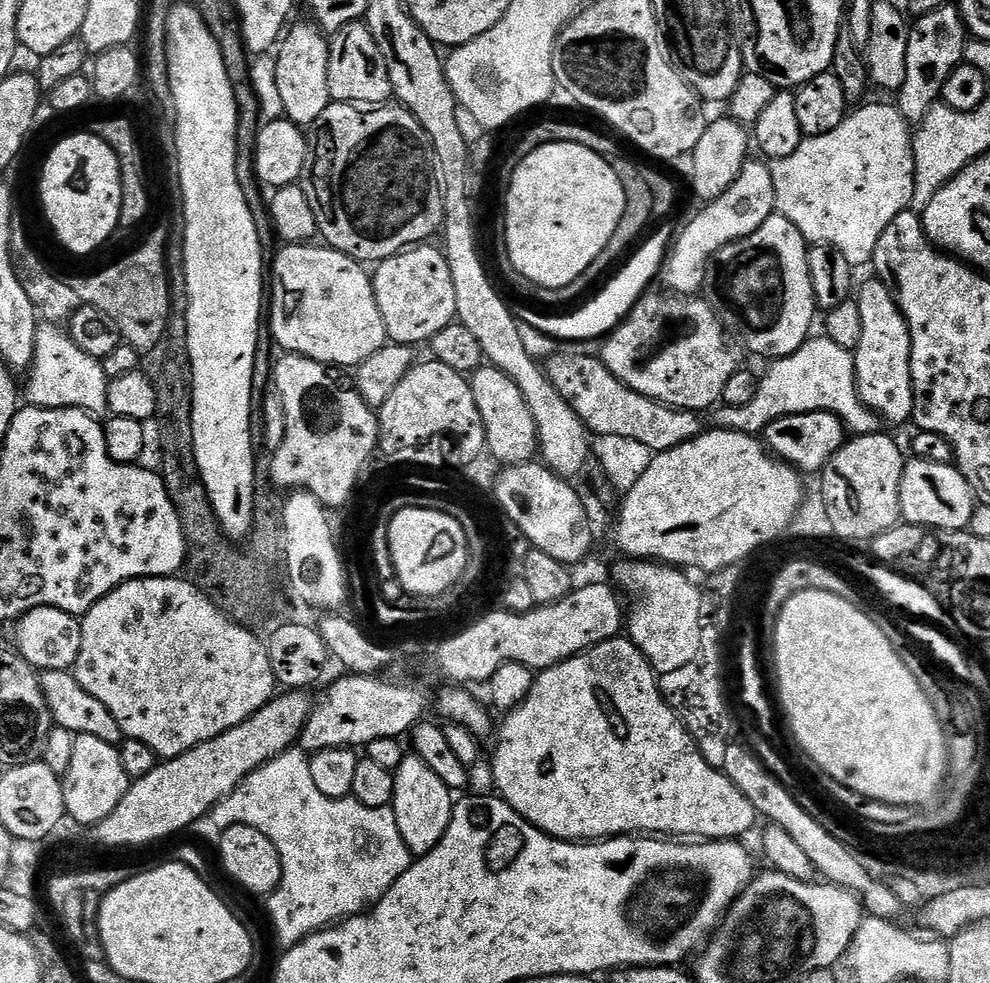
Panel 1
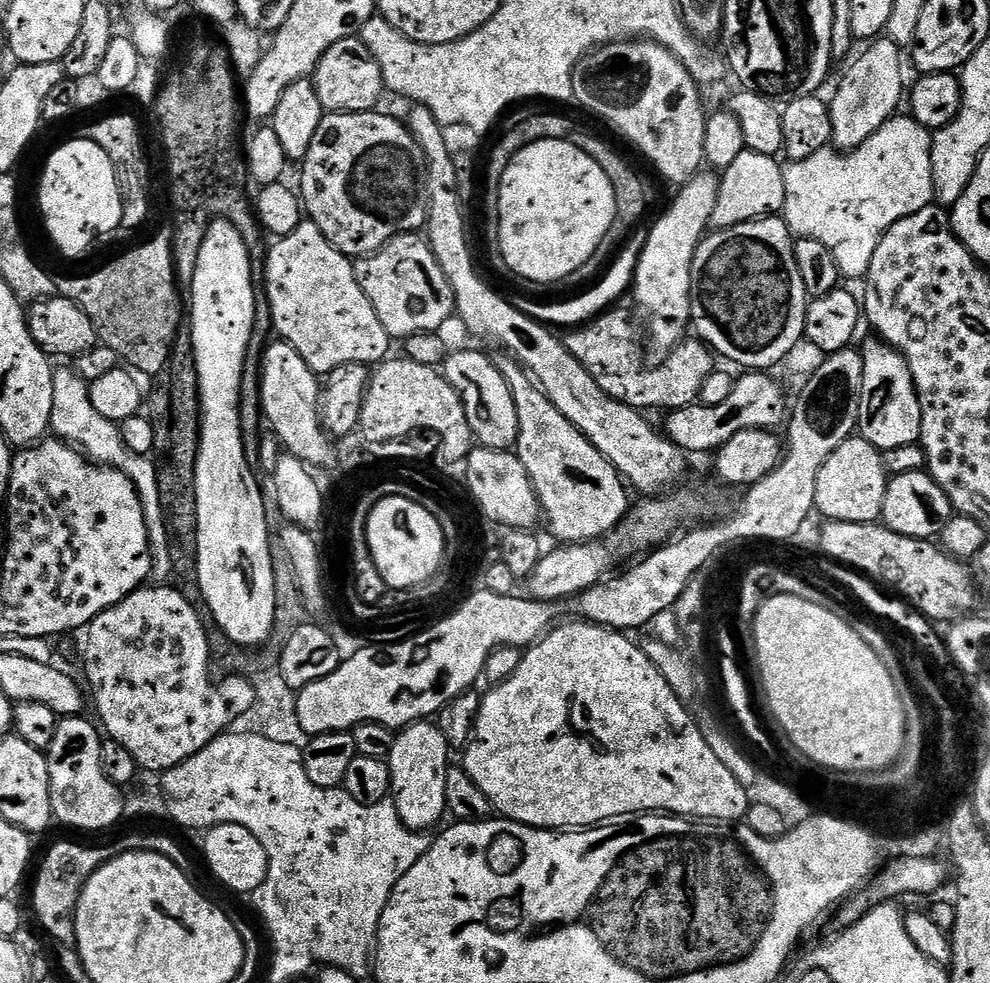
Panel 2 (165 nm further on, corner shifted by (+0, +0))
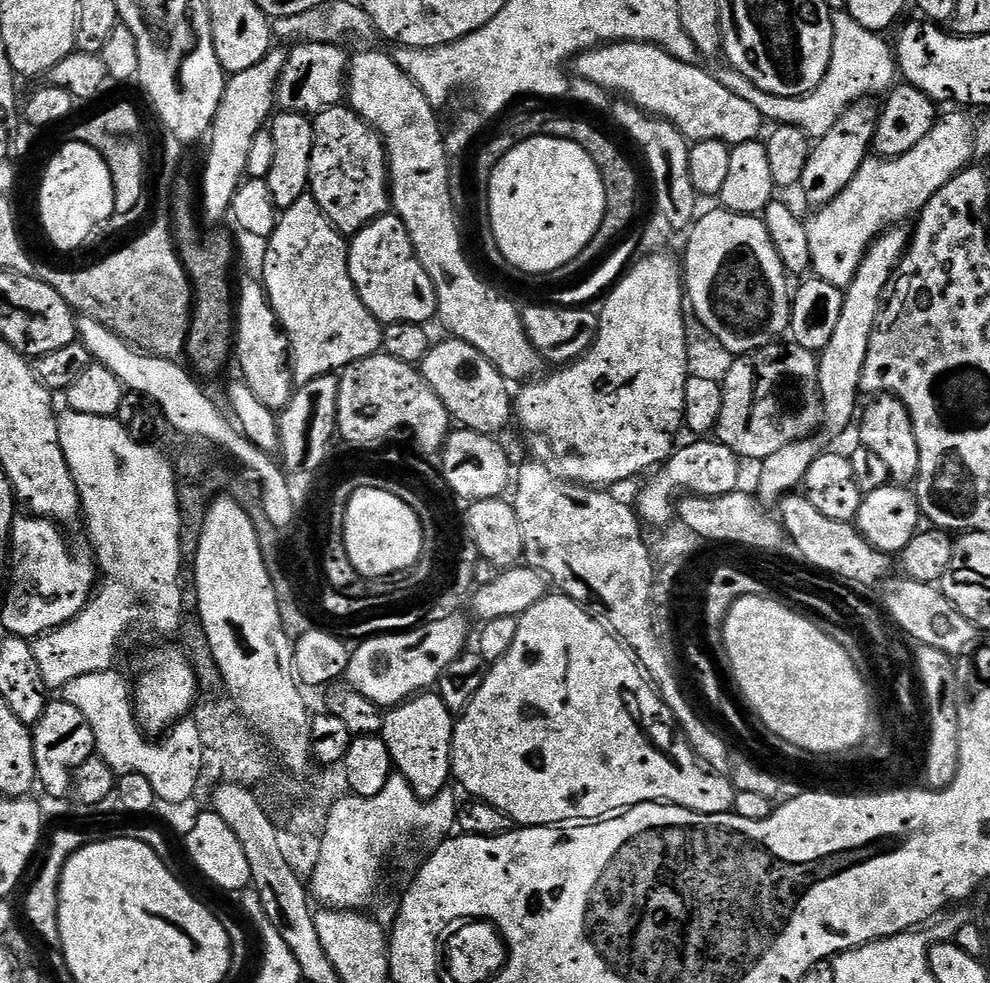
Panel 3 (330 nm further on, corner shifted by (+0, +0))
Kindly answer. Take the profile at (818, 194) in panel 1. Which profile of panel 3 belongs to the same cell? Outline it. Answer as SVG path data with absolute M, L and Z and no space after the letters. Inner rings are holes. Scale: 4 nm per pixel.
M960 110L945 112L948 113L937 119L930 134L926 134L914 150L906 150L904 156L864 160L846 190L823 208L815 209L812 217L807 217L811 271L819 279L847 290L850 282L854 282L869 246L881 232L893 227L892 212L911 221L924 209L926 202L950 182L950 178L969 167L974 158L974 120L963 116Z

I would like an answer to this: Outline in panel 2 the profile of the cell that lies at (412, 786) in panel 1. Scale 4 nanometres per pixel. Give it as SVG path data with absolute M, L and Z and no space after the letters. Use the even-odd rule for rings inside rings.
M432 722L409 724L397 735L388 755L388 769L392 779L390 799L396 805L398 818L410 830L427 833L446 816L446 774L450 745L443 730Z

